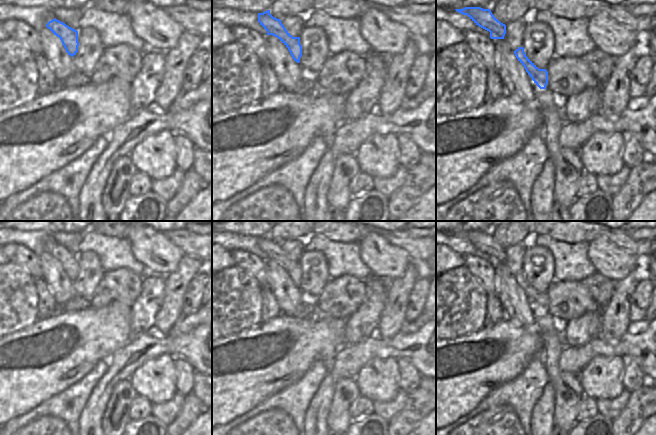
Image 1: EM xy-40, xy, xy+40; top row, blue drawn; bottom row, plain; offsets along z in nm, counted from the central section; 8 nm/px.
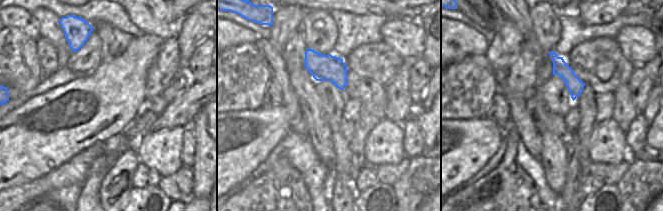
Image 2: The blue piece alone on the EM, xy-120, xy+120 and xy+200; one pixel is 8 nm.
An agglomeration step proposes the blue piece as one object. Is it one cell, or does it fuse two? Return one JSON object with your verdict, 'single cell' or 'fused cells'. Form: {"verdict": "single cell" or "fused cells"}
{"verdict": "single cell"}

